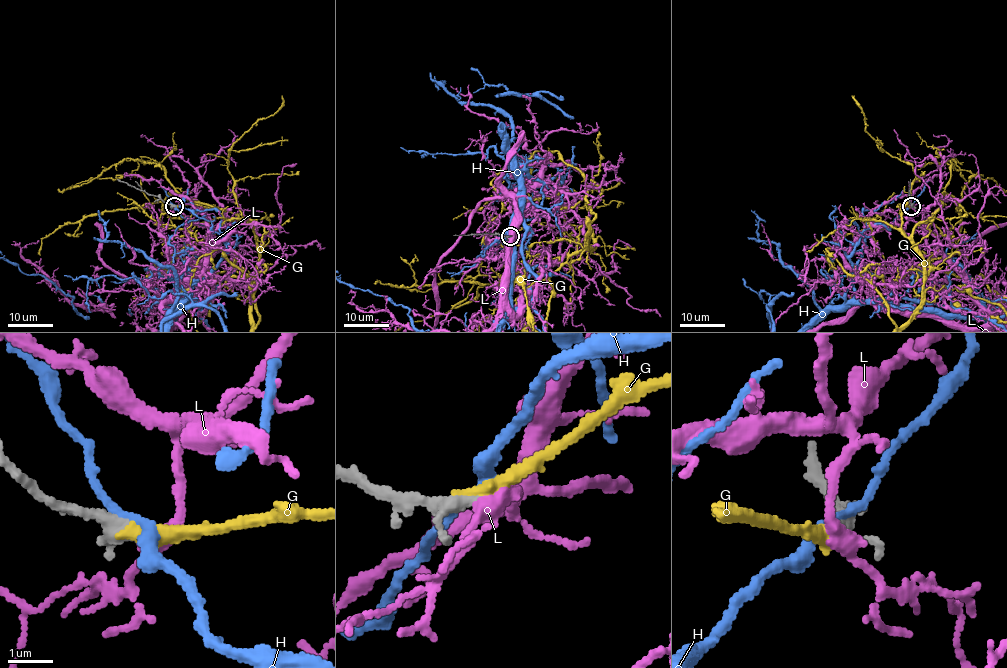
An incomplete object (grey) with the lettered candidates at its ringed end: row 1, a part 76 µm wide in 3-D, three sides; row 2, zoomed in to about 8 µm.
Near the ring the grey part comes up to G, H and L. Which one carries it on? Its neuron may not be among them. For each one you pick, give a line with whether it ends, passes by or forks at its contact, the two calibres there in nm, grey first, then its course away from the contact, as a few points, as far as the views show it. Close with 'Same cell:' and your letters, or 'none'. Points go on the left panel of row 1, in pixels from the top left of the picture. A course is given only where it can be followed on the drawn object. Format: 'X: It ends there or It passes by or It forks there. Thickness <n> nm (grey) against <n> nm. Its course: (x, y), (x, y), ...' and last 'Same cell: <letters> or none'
G: It ends there. Thickness 320 nm (grey) against 360 nm
Same cell: G

